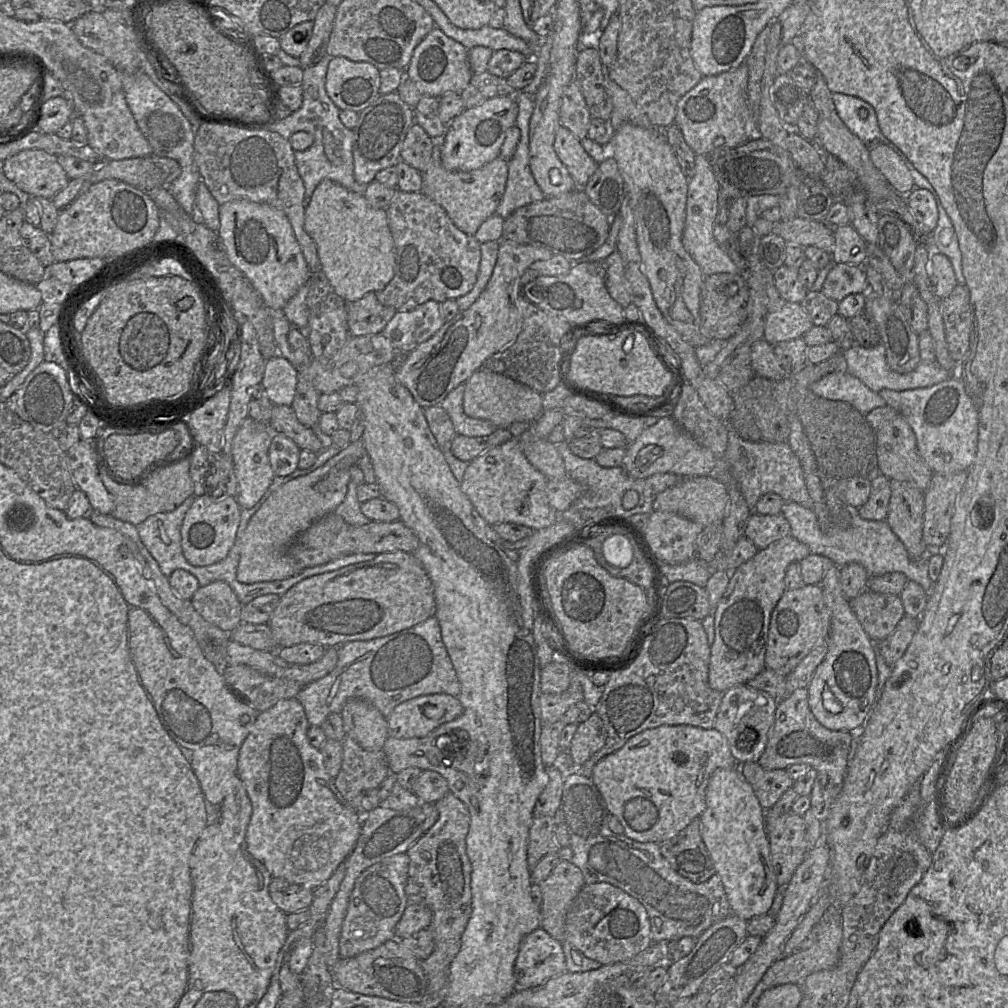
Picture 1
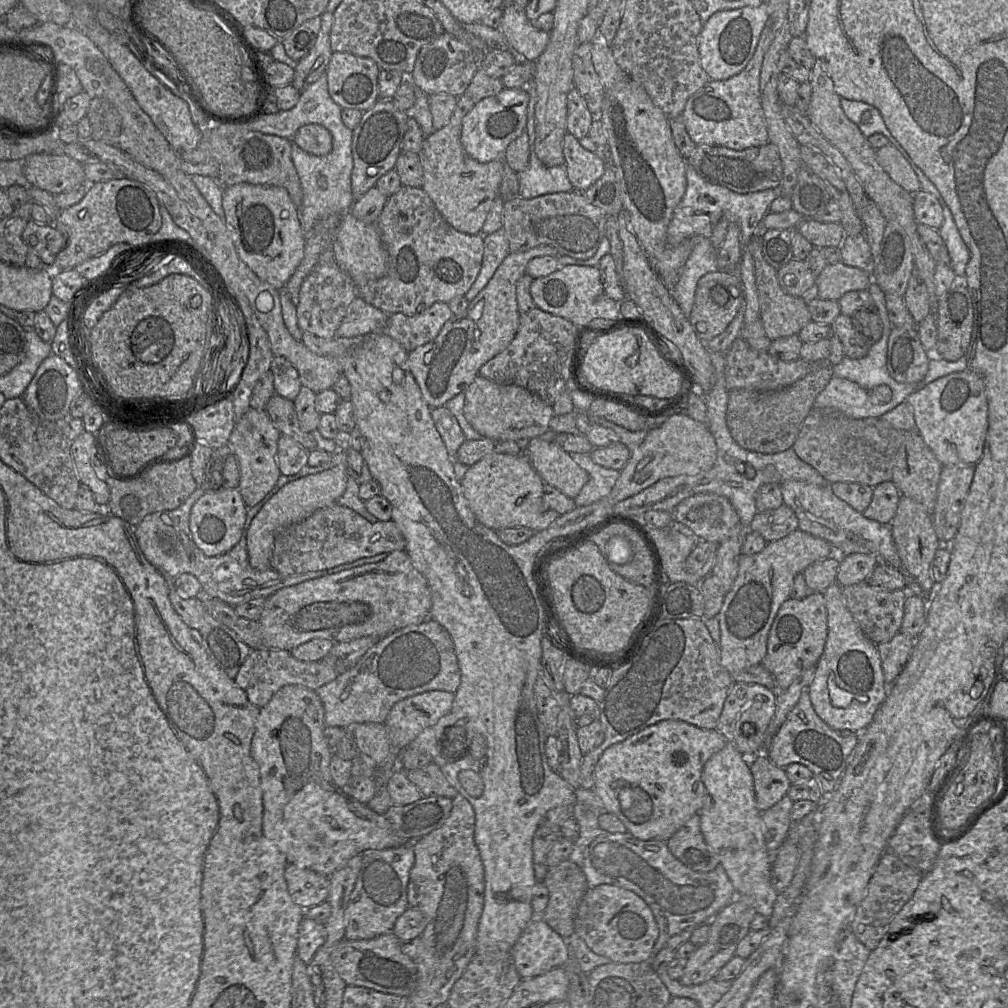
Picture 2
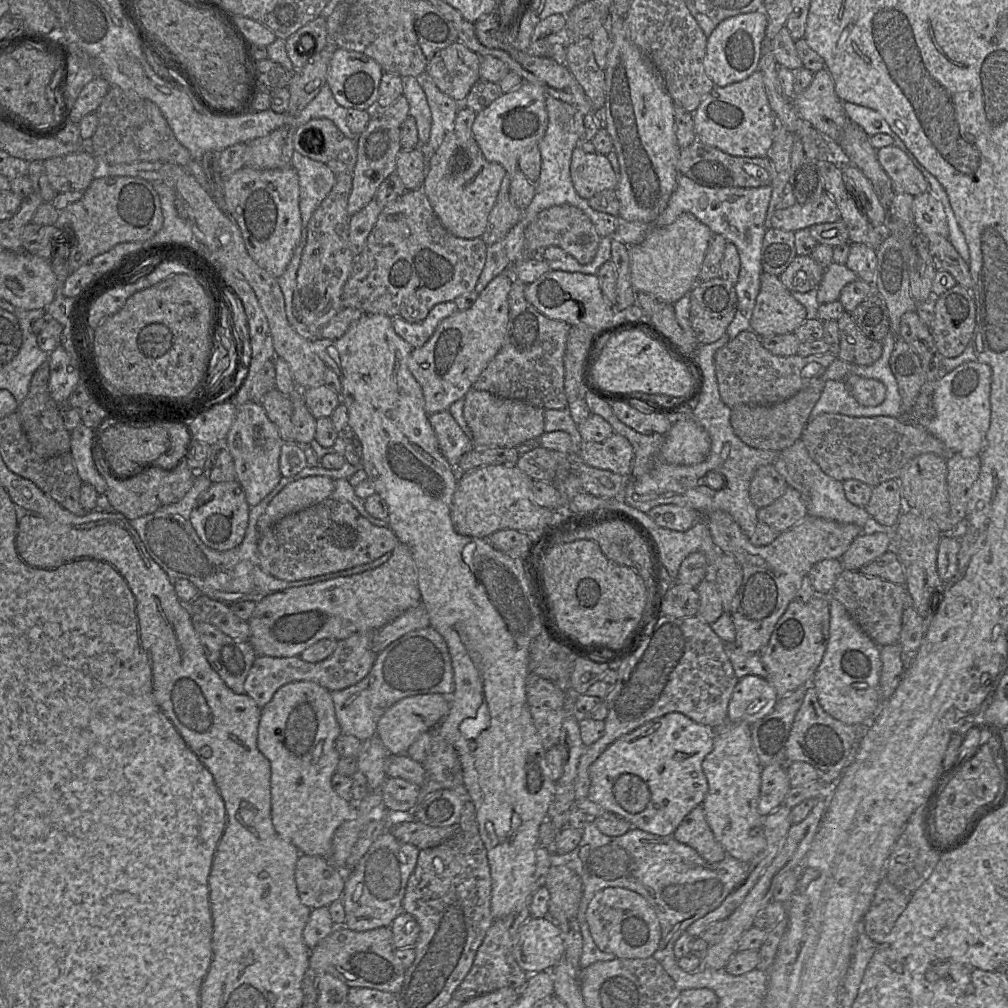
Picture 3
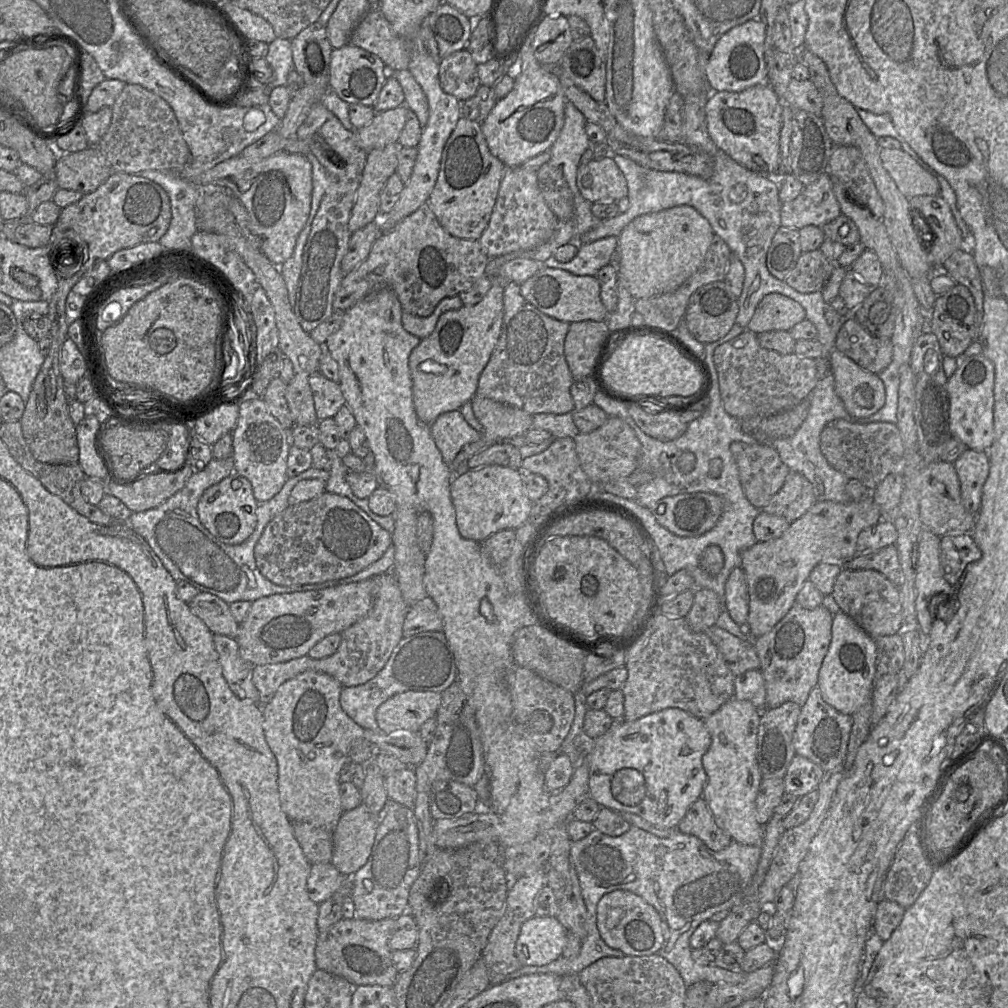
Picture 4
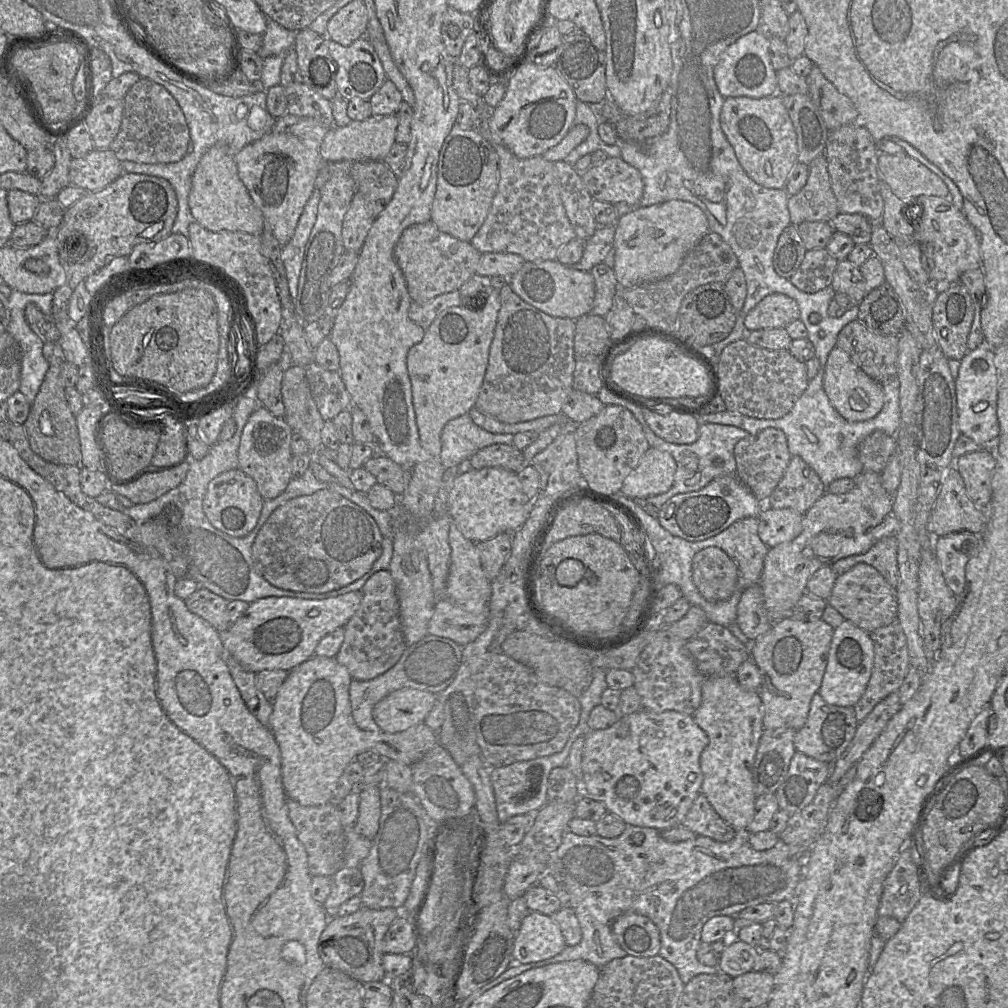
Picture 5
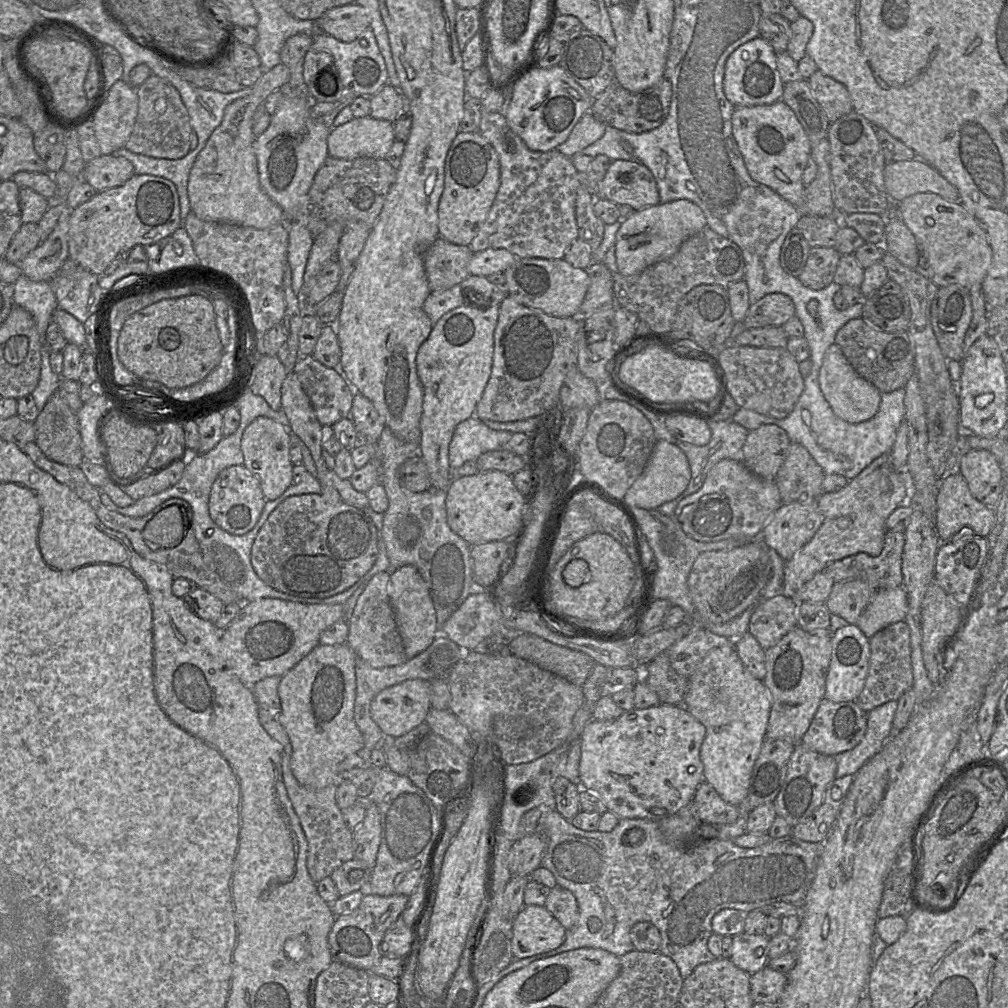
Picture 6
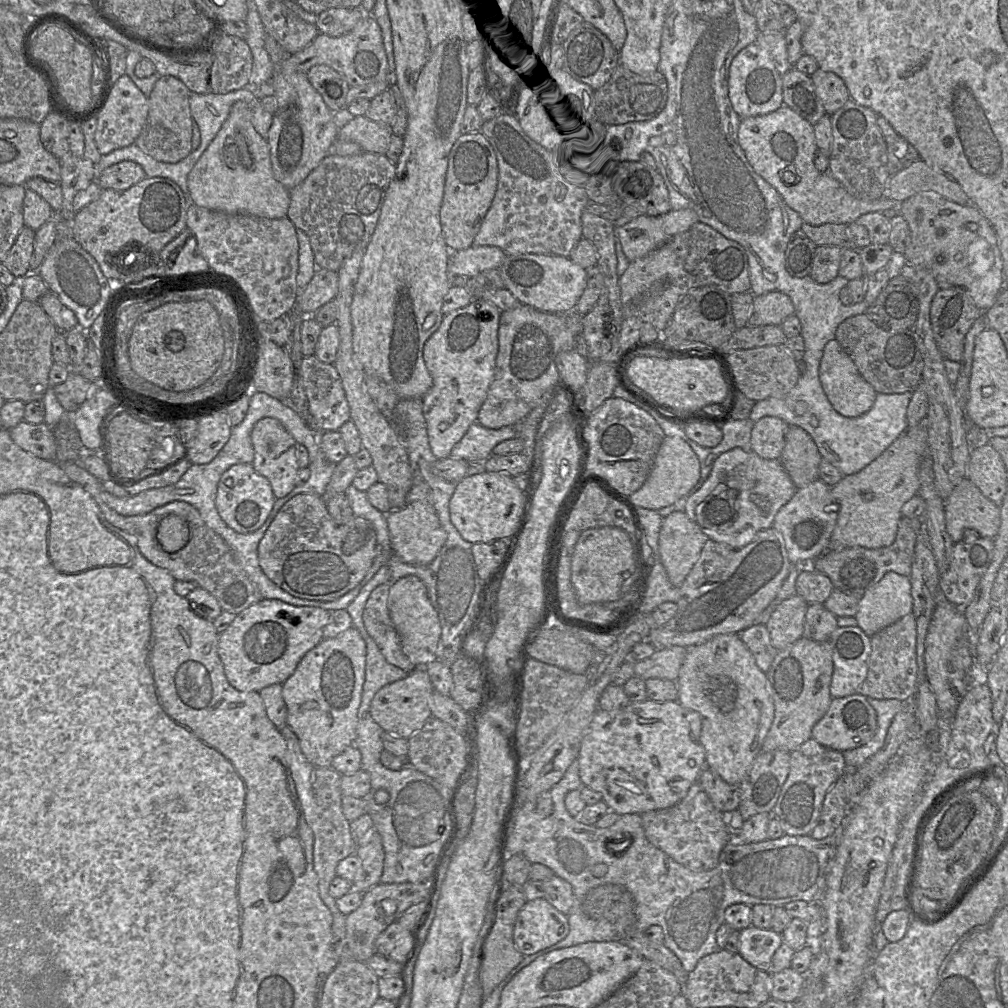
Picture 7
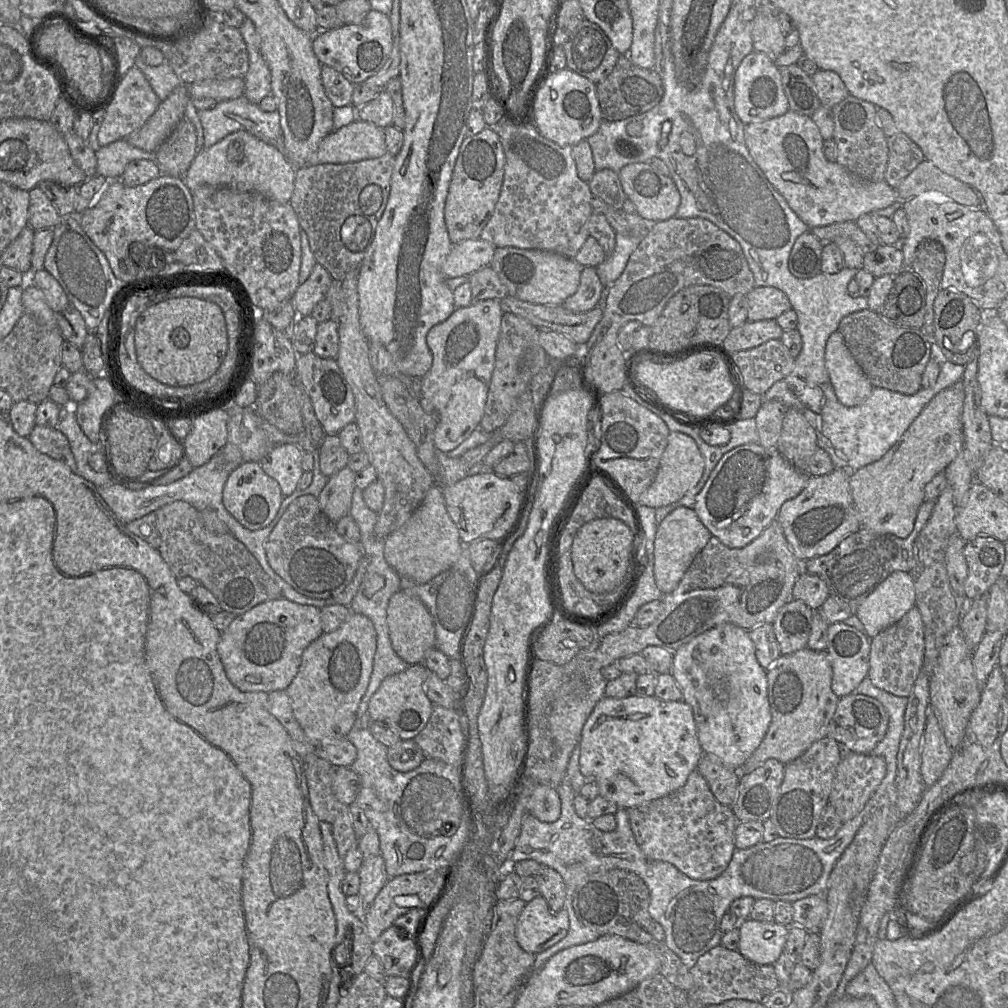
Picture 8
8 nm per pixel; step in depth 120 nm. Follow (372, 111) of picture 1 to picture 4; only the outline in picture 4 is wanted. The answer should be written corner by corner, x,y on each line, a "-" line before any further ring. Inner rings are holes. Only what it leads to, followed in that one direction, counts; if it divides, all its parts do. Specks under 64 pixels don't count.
391,143
367,153
348,222
351,234
374,221
378,216
380,193
387,179
396,171
400,148
402,147
398,143

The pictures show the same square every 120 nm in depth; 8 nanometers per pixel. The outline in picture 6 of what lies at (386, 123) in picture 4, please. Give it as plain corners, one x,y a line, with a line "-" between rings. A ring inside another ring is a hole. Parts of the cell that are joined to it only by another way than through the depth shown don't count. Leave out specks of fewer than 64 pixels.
365,116
330,128
328,155
351,160
358,157
386,158
395,138
394,124

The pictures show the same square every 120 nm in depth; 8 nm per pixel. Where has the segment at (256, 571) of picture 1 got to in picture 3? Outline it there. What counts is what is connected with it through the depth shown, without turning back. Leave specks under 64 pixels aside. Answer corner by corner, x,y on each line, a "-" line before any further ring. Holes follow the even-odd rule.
308,476
288,484
272,499
259,517
259,540
262,534
283,517
331,497
333,491
334,480
327,476

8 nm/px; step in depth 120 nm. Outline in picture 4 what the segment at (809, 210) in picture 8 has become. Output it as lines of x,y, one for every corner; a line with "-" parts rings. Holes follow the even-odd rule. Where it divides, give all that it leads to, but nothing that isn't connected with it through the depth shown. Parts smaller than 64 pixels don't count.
768,82
741,92
712,91
705,107
708,133
717,147
741,166
768,177
779,166
782,110
783,100

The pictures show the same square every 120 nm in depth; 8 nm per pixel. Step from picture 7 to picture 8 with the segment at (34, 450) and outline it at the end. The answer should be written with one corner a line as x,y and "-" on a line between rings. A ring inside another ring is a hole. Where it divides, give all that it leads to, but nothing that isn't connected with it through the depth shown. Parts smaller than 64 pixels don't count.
36,424
28,438
39,452
63,462
73,472
76,472
76,462
69,441
57,427

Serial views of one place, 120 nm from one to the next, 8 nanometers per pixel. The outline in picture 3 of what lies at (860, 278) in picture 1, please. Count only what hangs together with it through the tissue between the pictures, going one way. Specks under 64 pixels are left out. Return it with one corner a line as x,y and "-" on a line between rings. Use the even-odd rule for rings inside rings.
832,262
824,271
818,286
819,304
839,300
842,289
850,282
858,279
857,274
845,264

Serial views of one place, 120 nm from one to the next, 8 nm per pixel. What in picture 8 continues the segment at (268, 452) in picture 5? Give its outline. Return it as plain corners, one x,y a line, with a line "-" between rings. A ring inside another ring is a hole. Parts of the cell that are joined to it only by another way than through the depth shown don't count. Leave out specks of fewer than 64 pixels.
295,444
276,446
259,462
263,471
280,486
284,497
291,495
304,473
303,451

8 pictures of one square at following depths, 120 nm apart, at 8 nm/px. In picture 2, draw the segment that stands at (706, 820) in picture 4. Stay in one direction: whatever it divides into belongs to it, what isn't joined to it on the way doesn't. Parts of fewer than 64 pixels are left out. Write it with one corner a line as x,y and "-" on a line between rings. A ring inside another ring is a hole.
694,814
666,842
673,856
695,872
710,872
720,865
704,840
700,814

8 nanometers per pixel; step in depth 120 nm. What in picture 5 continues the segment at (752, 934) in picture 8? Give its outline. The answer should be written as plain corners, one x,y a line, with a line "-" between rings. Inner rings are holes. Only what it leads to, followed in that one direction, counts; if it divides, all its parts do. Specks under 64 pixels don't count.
737,939
720,954
718,967
731,978
751,972
760,948

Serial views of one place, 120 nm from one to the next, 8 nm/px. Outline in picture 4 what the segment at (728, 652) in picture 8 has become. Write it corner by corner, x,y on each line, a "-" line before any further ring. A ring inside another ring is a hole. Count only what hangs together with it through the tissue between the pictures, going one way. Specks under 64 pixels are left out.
729,699
704,724
711,735
711,745
702,758
707,775
702,797
719,828
733,841
762,846
764,826
756,819
756,798
762,782
757,760
757,734
761,711
747,700

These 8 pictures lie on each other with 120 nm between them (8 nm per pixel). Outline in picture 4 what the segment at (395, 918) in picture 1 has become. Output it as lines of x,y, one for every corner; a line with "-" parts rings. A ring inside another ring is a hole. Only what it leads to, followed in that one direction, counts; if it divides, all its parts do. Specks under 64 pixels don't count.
393,800
386,802
367,862
351,876
355,917
364,920
397,918
408,912
412,884
422,867
419,830
413,808

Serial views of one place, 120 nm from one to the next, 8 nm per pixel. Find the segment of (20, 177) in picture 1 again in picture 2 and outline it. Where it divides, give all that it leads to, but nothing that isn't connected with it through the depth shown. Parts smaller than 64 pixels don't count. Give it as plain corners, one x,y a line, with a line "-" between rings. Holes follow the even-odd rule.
64,153
32,154
22,162
27,180
53,195
86,182
83,164

